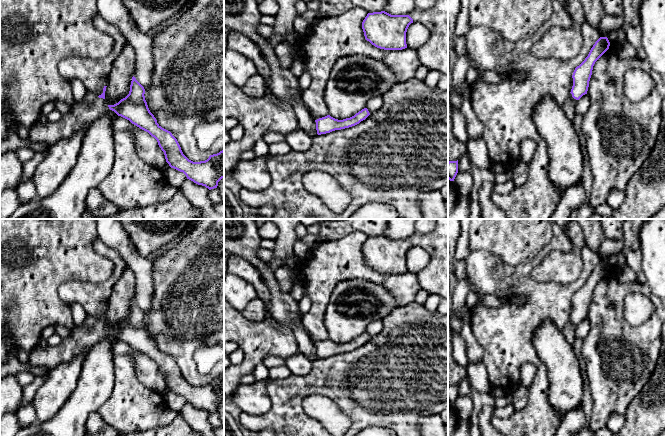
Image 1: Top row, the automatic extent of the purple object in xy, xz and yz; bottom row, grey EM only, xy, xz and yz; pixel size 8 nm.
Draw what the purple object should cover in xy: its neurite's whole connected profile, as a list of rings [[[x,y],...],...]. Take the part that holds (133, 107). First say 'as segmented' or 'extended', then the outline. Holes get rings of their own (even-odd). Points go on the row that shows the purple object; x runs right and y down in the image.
as segmented; [[[133,76],[129,94],[118,103],[108,105],[108,107],[118,116],[129,120],[154,137],[171,168],[183,172],[187,179],[209,190],[217,188],[218,182],[224,178],[224,149],[217,154],[210,155],[205,161],[189,160],[183,154],[172,133],[157,123],[148,108],[144,94],[144,87]]]

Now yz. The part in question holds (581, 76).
extended; [[[600,37],[591,48],[585,60],[575,68],[572,78],[573,86],[569,96],[562,104],[567,118],[573,122],[576,116],[575,105],[577,101],[587,94],[589,81],[595,62],[609,49],[610,42],[607,37]]]

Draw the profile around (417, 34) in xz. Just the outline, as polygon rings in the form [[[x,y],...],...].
[[[413,21],[406,32],[406,44],[408,48],[417,50],[430,38],[429,30],[419,22]]]

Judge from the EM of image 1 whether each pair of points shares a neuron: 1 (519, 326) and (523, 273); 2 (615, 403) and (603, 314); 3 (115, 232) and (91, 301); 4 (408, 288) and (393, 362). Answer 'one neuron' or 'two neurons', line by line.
1: one neuron
2: one neuron
3: two neurons
4: two neurons

